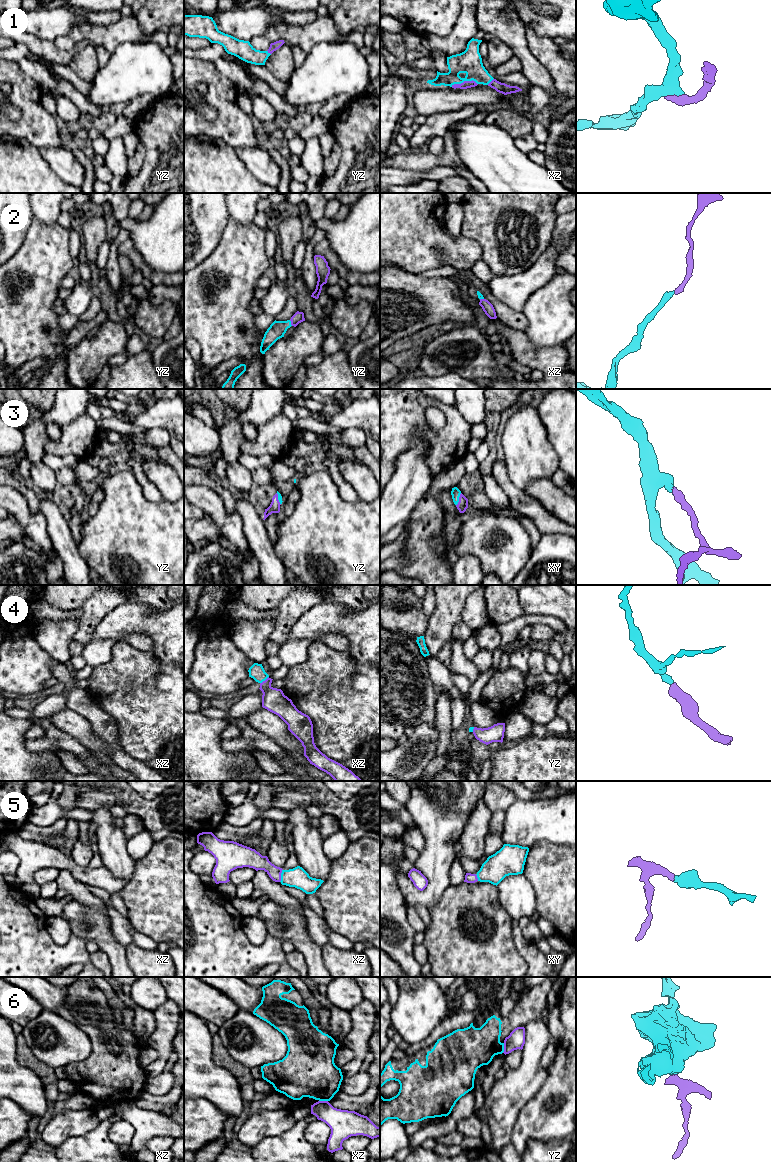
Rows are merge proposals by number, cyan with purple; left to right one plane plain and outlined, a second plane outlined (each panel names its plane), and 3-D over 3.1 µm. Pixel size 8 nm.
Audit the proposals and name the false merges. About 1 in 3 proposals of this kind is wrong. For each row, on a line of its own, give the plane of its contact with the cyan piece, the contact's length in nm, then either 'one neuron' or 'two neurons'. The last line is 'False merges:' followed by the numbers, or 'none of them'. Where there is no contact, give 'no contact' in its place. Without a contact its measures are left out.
1: contact in xz; length 220 nm; one neuron
2: contact in yz; length 50 nm; one neuron
3: contact in xy; length 110 nm; one neuron
4: contact in xz; length 90 nm; one neuron
5: contact in xz; length 110 nm; one neuron
6: contact in yz; length 80 nm; two neurons
False merges: 6

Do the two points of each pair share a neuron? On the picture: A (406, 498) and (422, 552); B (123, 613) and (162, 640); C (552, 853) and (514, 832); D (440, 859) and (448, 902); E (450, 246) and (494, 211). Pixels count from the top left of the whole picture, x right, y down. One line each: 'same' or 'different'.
A: different
B: same
C: different
D: different
E: different

